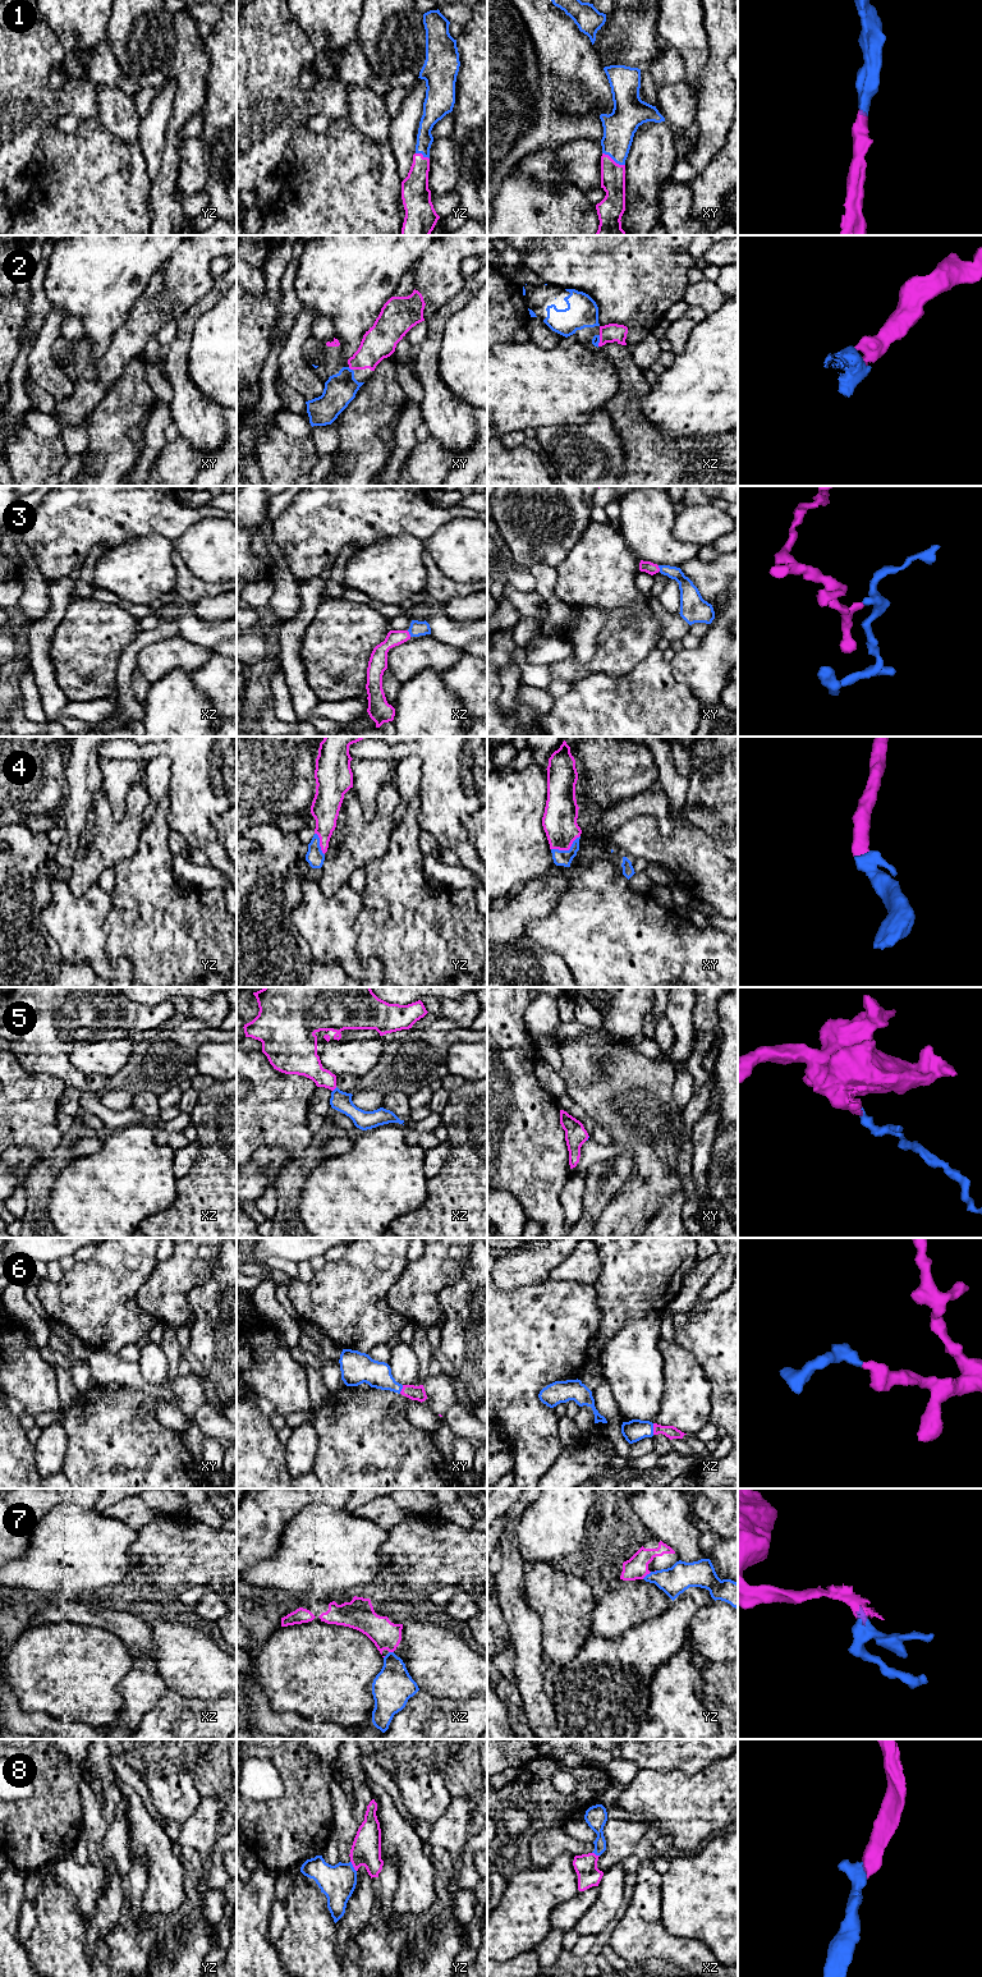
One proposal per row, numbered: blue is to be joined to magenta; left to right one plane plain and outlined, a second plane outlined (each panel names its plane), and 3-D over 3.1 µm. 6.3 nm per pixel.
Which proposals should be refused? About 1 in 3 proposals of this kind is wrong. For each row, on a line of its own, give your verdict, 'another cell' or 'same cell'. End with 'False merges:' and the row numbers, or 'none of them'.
1: same cell
2: same cell
3: same cell
4: same cell
5: same cell
6: same cell
7: another cell
8: same cell
False merges: 7

